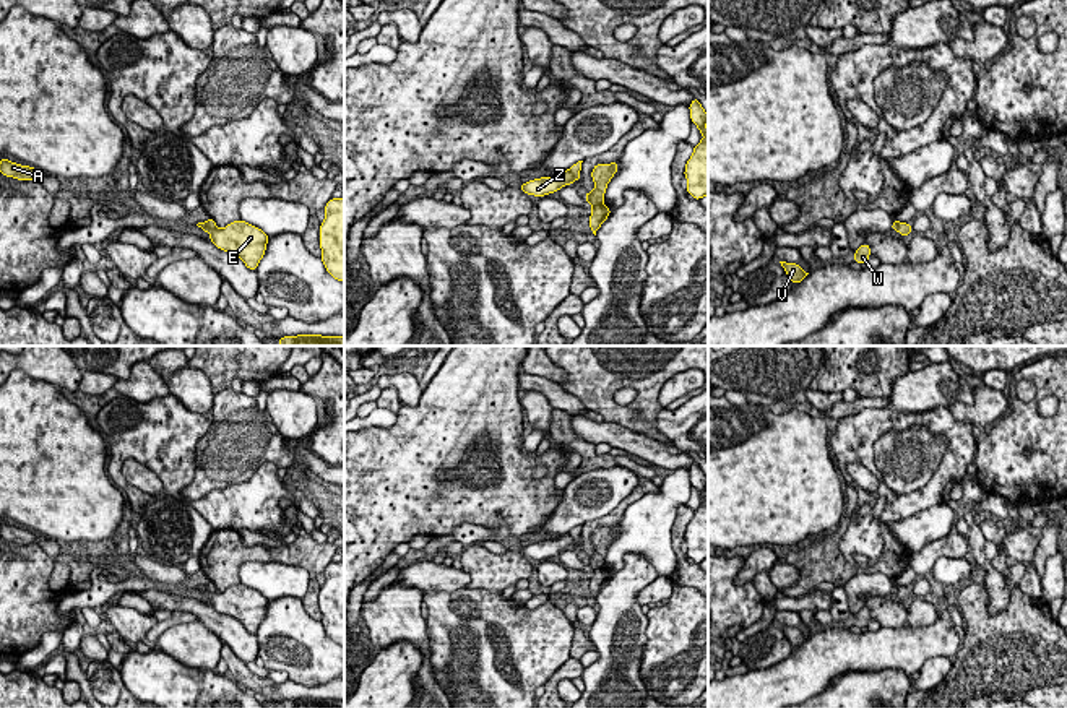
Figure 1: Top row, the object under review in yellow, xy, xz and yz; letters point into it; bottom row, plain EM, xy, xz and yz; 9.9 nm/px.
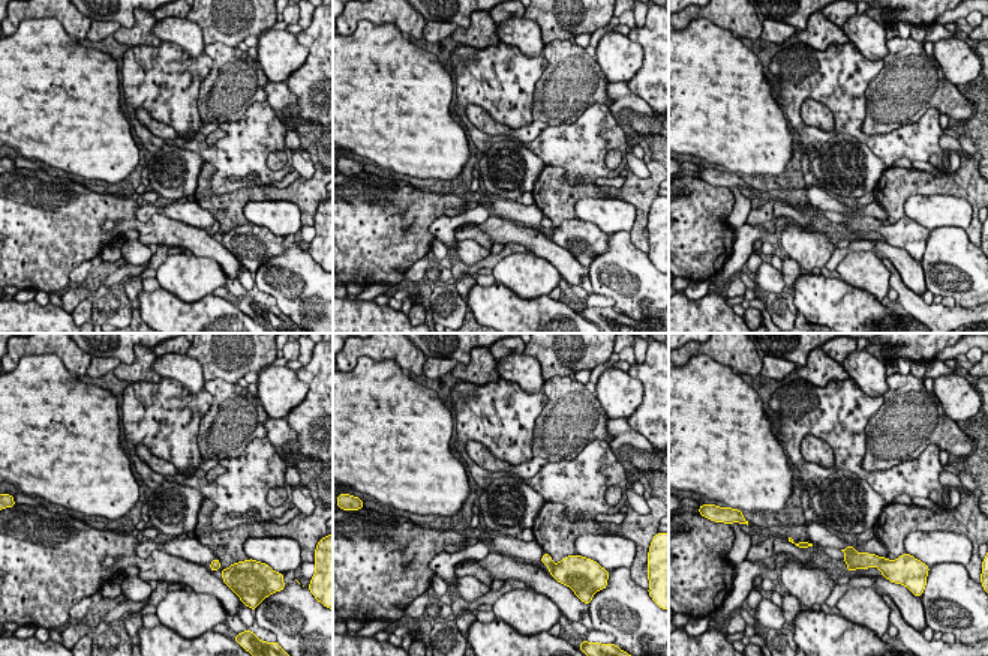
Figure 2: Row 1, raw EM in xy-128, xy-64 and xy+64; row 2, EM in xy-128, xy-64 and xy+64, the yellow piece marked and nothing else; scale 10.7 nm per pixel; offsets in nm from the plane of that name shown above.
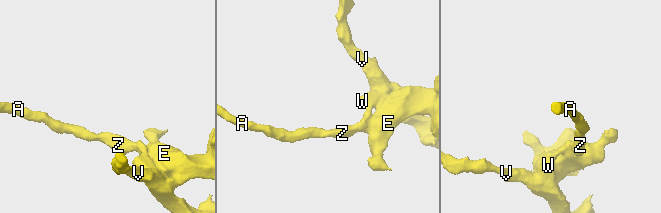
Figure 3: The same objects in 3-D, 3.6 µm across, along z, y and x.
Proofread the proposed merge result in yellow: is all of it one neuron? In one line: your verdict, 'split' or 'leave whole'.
split

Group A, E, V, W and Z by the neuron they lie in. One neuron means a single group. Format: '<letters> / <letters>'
A E Z / V W

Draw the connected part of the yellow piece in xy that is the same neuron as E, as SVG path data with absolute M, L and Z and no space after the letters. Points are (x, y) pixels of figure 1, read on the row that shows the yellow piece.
M242 219L227 224L224 229L216 227L213 231L206 222L198 222L197 226L210 234L210 240L219 250L237 255L248 270L257 271L270 239L261 229Z

